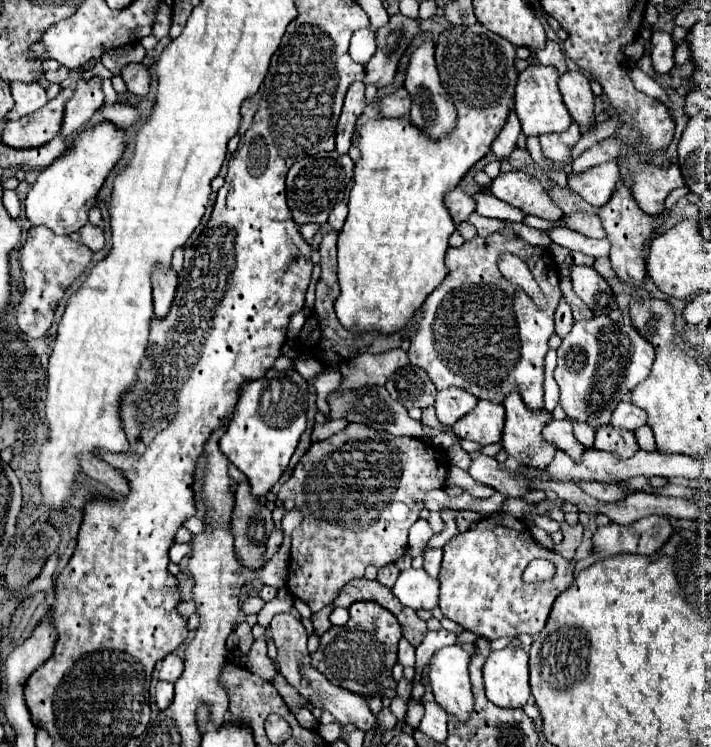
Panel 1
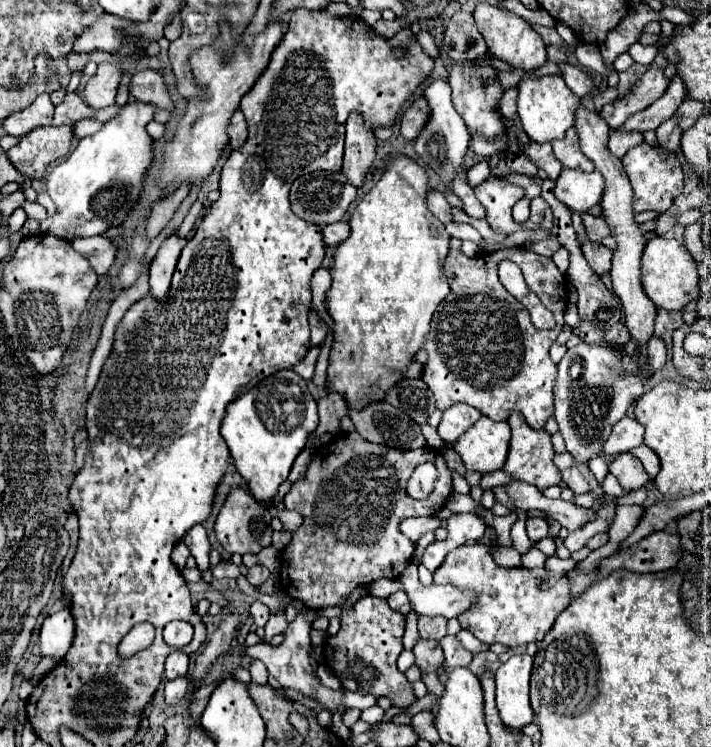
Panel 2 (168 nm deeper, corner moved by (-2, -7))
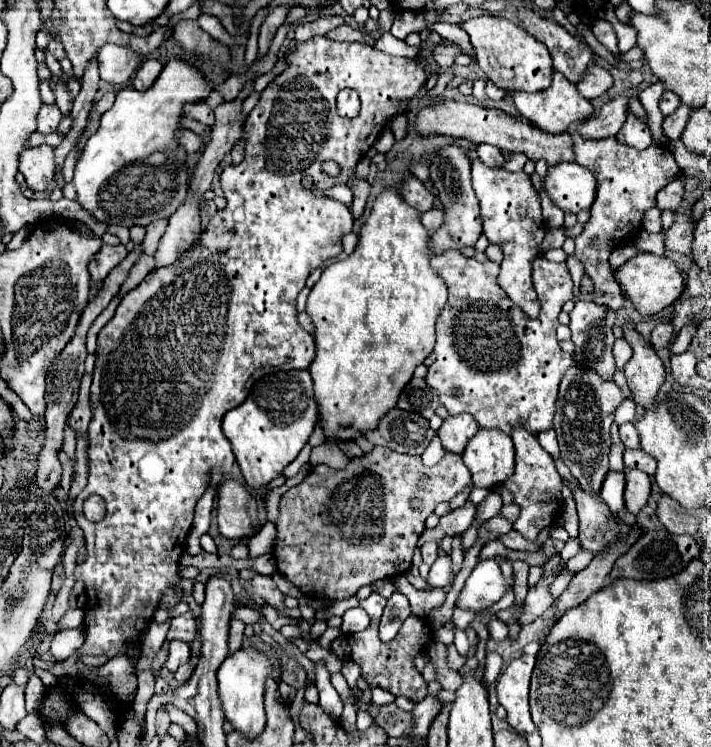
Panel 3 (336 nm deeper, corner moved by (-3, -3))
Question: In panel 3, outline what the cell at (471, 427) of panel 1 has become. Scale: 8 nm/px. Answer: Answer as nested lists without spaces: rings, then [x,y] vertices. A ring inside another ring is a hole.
[[[482,427],[466,445],[464,463],[472,473],[474,487],[492,489],[502,485],[514,471],[514,445],[508,433]]]

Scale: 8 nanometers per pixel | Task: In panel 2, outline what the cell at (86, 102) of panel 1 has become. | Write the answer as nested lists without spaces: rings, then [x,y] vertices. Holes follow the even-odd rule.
[[[101,63],[97,73],[85,87],[85,103],[93,109],[103,109],[115,103],[117,87],[121,83],[123,71],[115,63]]]

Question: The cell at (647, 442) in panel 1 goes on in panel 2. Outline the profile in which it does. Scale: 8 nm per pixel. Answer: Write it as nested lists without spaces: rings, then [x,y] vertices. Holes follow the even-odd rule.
[[[647,445],[635,447],[635,451],[631,451],[631,453],[635,453],[635,457],[643,463],[643,467],[645,467],[649,479],[653,481],[653,479],[657,477],[657,473],[659,473],[659,457],[657,457]]]

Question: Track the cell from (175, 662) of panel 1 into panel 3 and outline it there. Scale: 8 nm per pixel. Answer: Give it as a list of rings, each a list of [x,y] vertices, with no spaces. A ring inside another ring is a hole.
[[[172,641],[166,667],[174,673],[182,663],[188,663],[188,661],[190,661],[190,645],[184,641]]]

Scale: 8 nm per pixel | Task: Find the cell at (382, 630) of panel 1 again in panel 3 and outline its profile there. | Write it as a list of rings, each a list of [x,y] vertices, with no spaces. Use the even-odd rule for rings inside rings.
[[[374,591],[374,593],[370,593],[368,599],[360,601],[360,607],[364,607],[364,611],[370,615],[372,623],[370,623],[370,627],[368,627],[366,631],[362,631],[362,633],[350,633],[346,639],[348,639],[348,645],[350,645],[350,659],[360,665],[364,681],[366,681],[370,687],[386,689],[386,691],[390,691],[392,695],[404,695],[406,699],[410,699],[410,701],[414,701],[414,703],[422,701],[422,699],[426,697],[426,685],[428,685],[428,683],[426,683],[426,681],[422,679],[422,675],[414,669],[412,659],[414,659],[414,657],[422,651],[422,647],[426,647],[426,645],[430,643],[430,639],[432,639],[426,621],[410,615],[410,617],[402,623],[398,635],[396,635],[390,643],[382,643],[382,641],[378,639],[378,623],[380,623],[382,611],[384,611],[384,607],[386,607],[386,599],[384,599],[380,593]]]

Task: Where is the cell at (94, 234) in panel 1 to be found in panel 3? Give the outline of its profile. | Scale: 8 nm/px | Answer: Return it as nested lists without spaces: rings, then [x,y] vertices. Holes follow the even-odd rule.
[[[102,245],[100,251],[90,259],[88,271],[92,275],[92,281],[104,281],[106,275],[128,255],[126,247],[120,245]]]

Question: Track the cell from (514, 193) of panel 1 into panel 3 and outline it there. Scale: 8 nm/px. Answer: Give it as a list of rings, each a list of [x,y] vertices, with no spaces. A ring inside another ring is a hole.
[[[482,161],[472,163],[472,185],[482,209],[484,233],[490,243],[496,243],[504,251],[504,261],[500,265],[498,283],[506,291],[506,295],[526,311],[528,317],[536,317],[540,313],[540,303],[536,291],[532,287],[532,259],[538,257],[538,245],[544,239],[546,223],[540,211],[538,193],[530,181],[530,175],[524,171],[510,173],[504,169],[488,169]]]

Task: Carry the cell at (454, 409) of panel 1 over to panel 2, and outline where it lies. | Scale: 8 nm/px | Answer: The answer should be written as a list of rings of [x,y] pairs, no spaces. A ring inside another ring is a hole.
[[[463,403],[453,405],[451,409],[447,409],[447,411],[443,413],[443,419],[441,419],[441,423],[439,423],[439,437],[441,437],[445,443],[453,445],[453,443],[457,443],[457,439],[459,439],[479,417],[481,417],[481,413],[479,413],[477,409],[473,409],[473,407],[469,407],[469,405],[463,405]]]

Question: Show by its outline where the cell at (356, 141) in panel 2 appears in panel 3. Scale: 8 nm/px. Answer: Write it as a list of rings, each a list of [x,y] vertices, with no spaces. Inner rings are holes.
[[[352,173],[352,177],[348,179],[348,187],[354,193],[354,203],[352,203],[352,215],[360,217],[366,205],[366,199],[370,195],[370,183],[366,179],[358,179],[356,173]]]

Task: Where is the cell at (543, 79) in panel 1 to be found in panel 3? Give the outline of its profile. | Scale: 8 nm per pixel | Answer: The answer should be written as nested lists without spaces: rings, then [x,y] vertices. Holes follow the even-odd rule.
[[[552,73],[552,83],[548,89],[544,91],[536,91],[536,93],[524,93],[524,91],[512,91],[512,99],[516,109],[538,129],[546,131],[546,133],[564,133],[568,127],[588,119],[594,113],[594,107],[588,99],[584,99],[582,95],[578,95],[576,85],[570,83],[568,79],[564,79],[564,75],[560,73]]]

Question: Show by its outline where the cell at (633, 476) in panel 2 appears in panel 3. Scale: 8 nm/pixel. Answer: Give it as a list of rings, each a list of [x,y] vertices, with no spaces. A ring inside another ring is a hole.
[[[626,469],[624,475],[626,475],[626,489],[624,489],[626,509],[630,513],[638,513],[650,497],[650,477],[640,469]]]

